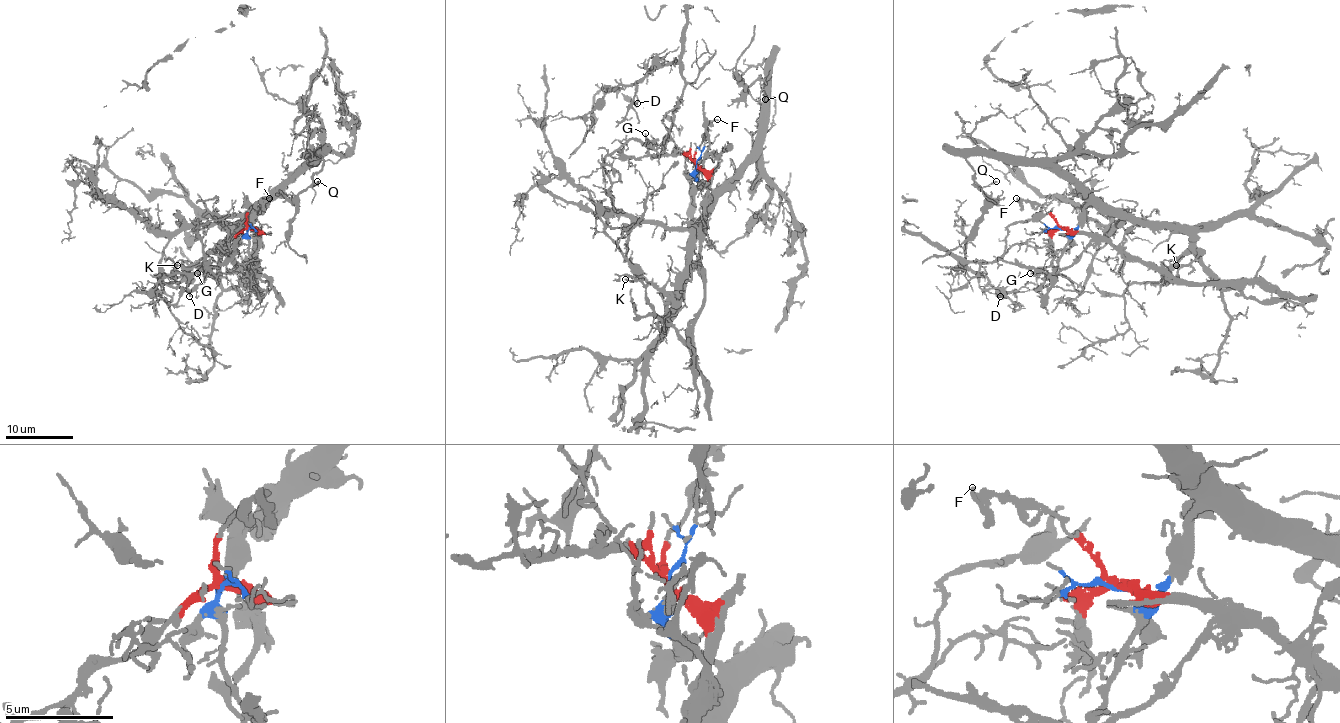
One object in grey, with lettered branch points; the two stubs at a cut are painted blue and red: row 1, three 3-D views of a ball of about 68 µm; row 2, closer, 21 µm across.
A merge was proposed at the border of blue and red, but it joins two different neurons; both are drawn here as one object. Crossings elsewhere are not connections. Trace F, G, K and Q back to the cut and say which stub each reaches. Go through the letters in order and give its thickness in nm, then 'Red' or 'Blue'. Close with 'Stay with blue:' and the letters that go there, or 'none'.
F: Thickness 170 nm. Red
G: Thickness 190 nm. Red
K: Thickness 110 nm. Blue
Q: Thickness 140 nm. Blue
Stay with blue: K, Q

